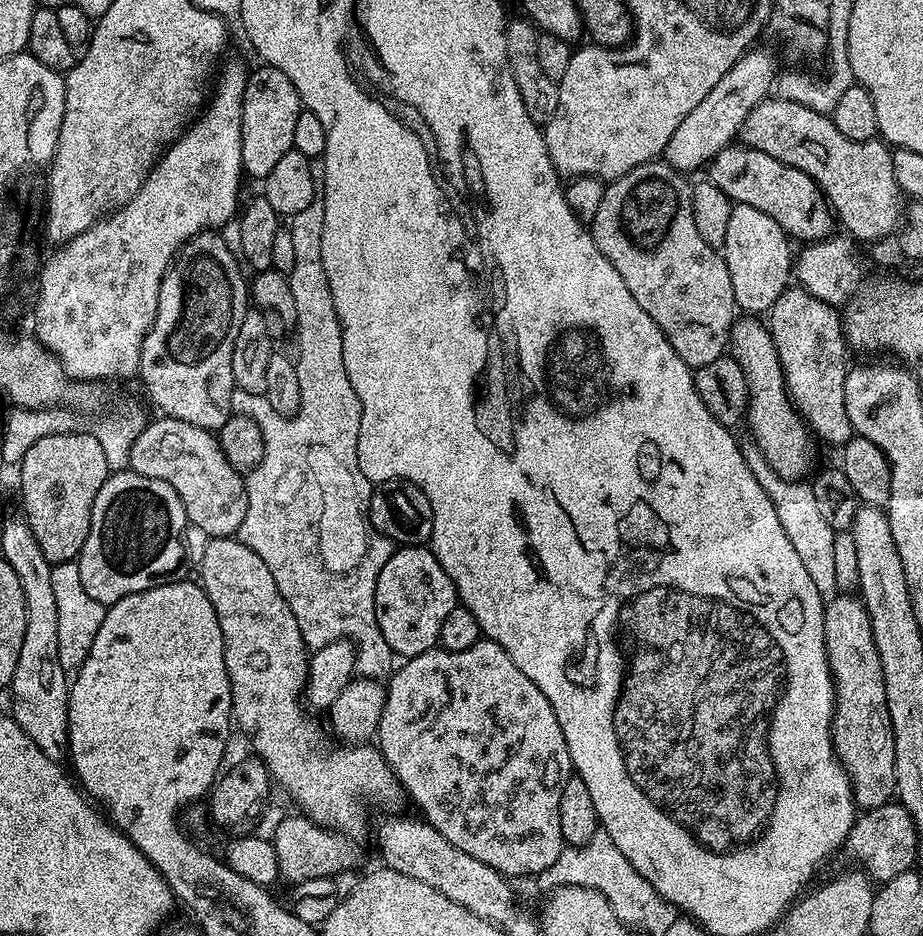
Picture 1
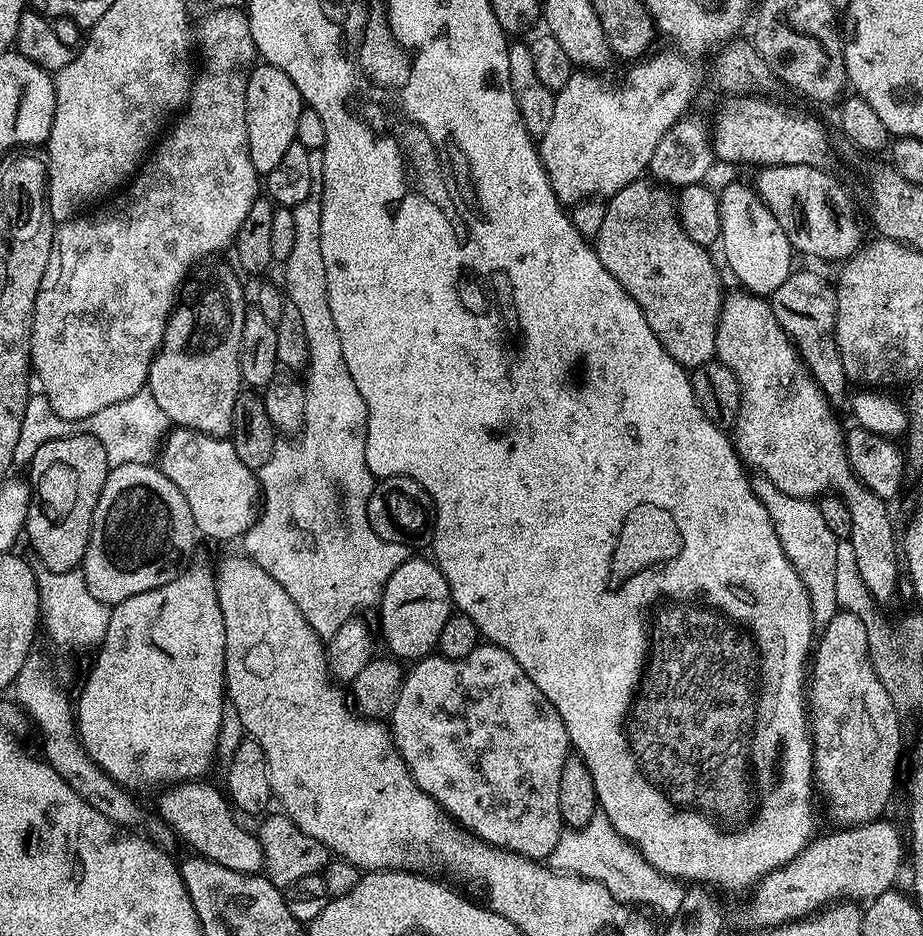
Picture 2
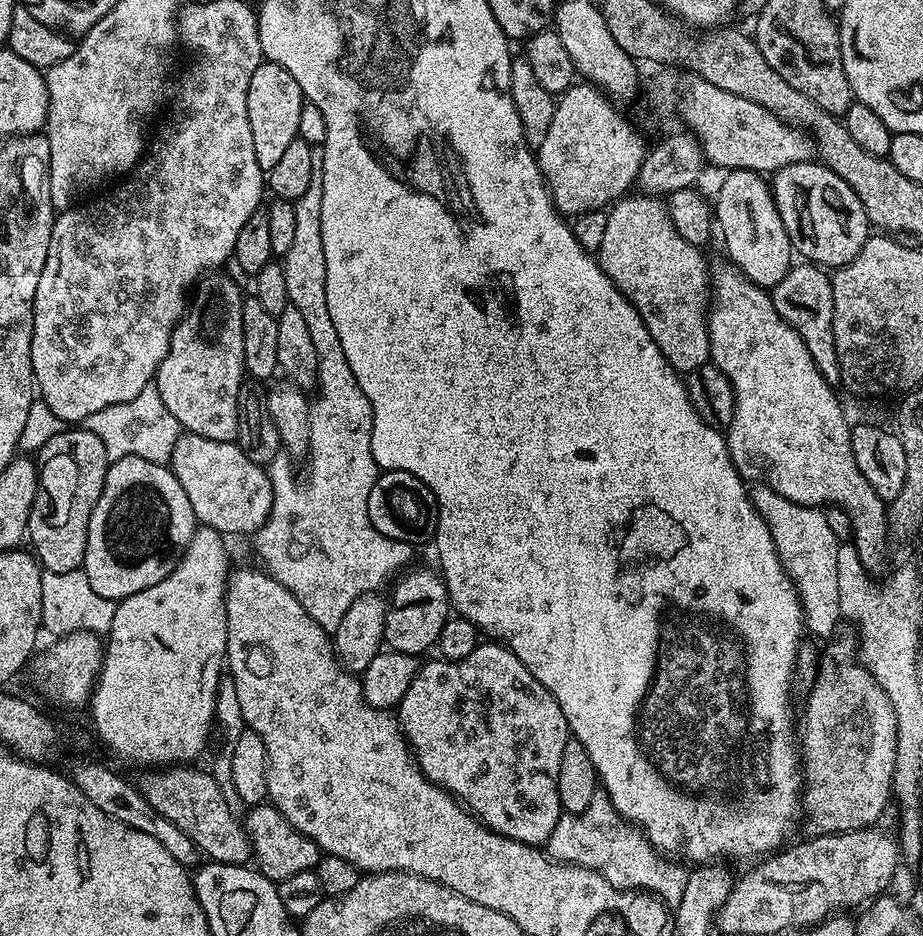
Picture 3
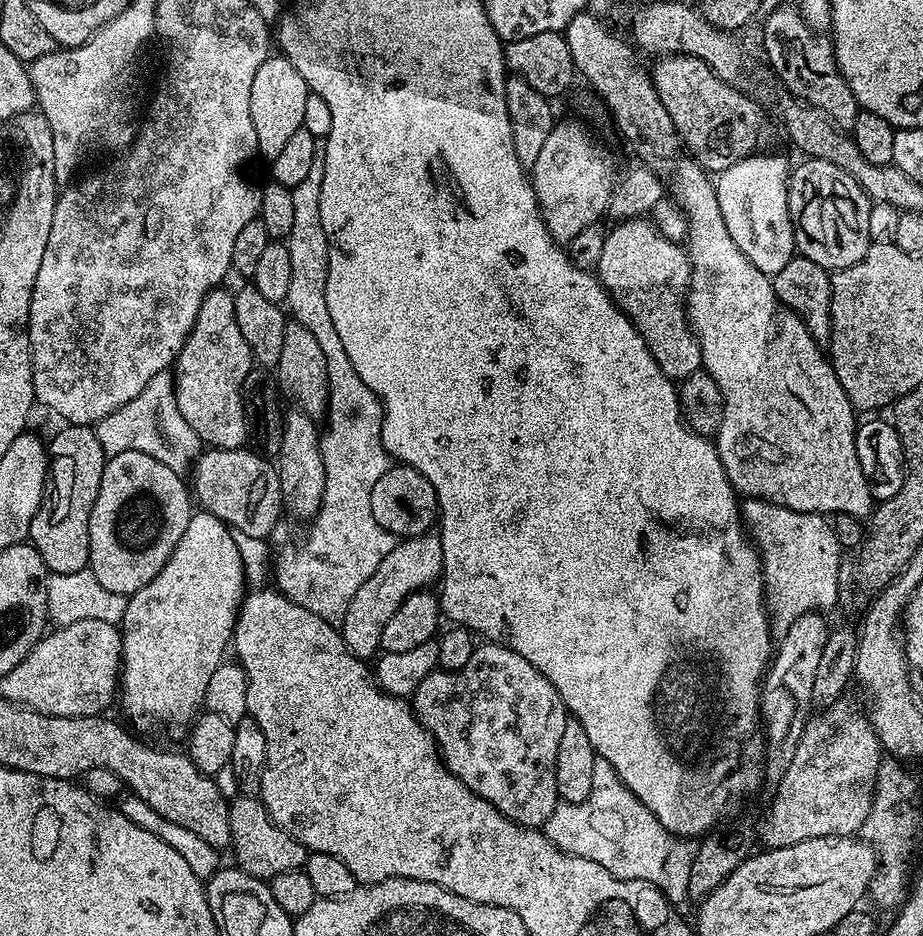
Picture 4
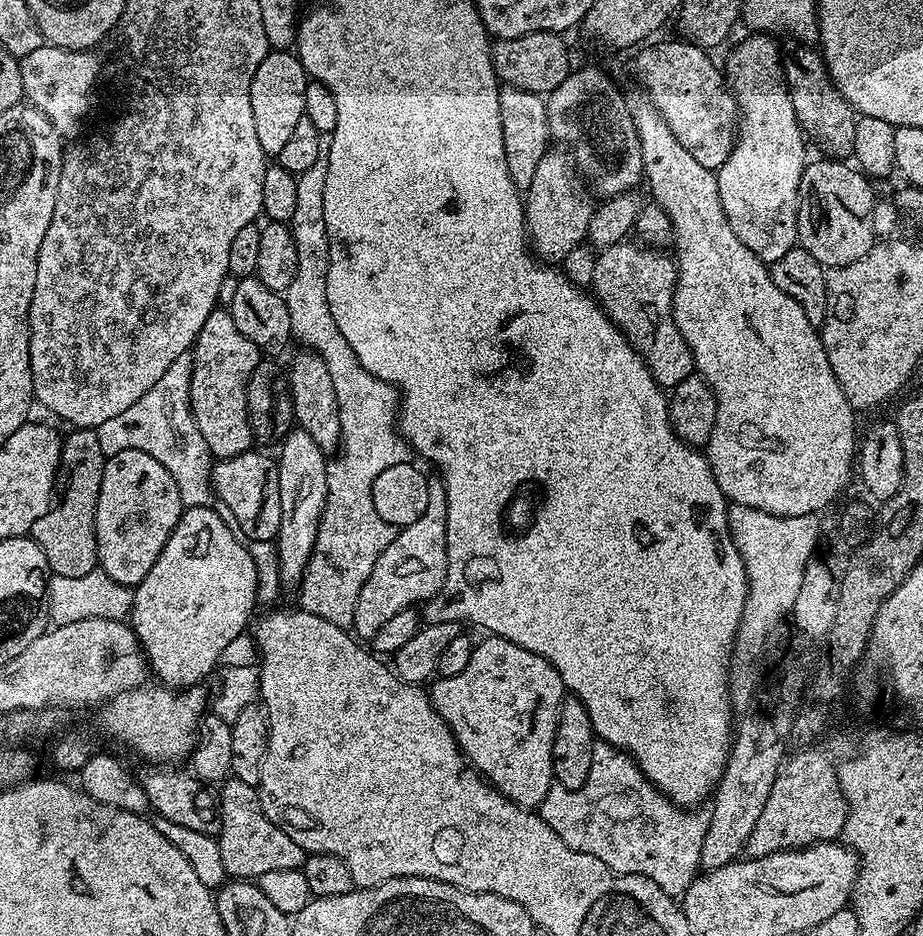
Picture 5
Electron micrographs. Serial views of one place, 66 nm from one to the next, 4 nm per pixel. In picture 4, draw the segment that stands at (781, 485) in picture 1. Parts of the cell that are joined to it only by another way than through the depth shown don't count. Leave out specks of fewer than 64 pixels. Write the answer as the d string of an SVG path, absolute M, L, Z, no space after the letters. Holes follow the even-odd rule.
M748 498L740 504L740 518L744 521L747 535L760 554L760 567L764 570L764 598L770 617L770 627L777 637L784 636L786 630L790 630L792 623L802 614L835 606L836 599L842 591L842 549L831 523L821 513L799 512L769 500Z

